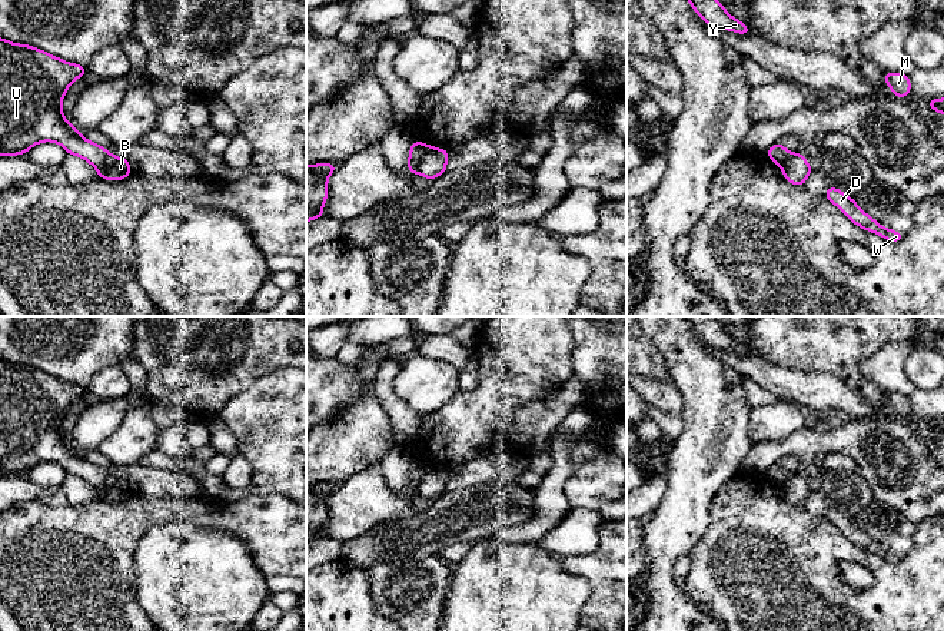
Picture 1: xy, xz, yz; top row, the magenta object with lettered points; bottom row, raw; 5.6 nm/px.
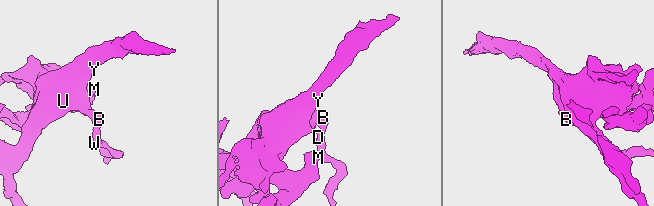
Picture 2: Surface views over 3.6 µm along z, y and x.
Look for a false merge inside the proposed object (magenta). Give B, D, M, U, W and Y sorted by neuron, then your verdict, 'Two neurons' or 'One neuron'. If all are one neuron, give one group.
Groups: B D W / M U Y. Two neurons

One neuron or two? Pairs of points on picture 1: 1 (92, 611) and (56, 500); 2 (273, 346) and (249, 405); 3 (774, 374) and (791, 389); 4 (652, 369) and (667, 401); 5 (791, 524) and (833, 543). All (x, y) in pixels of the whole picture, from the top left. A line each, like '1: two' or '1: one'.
1: two
2: two
3: one
4: two
5: one

